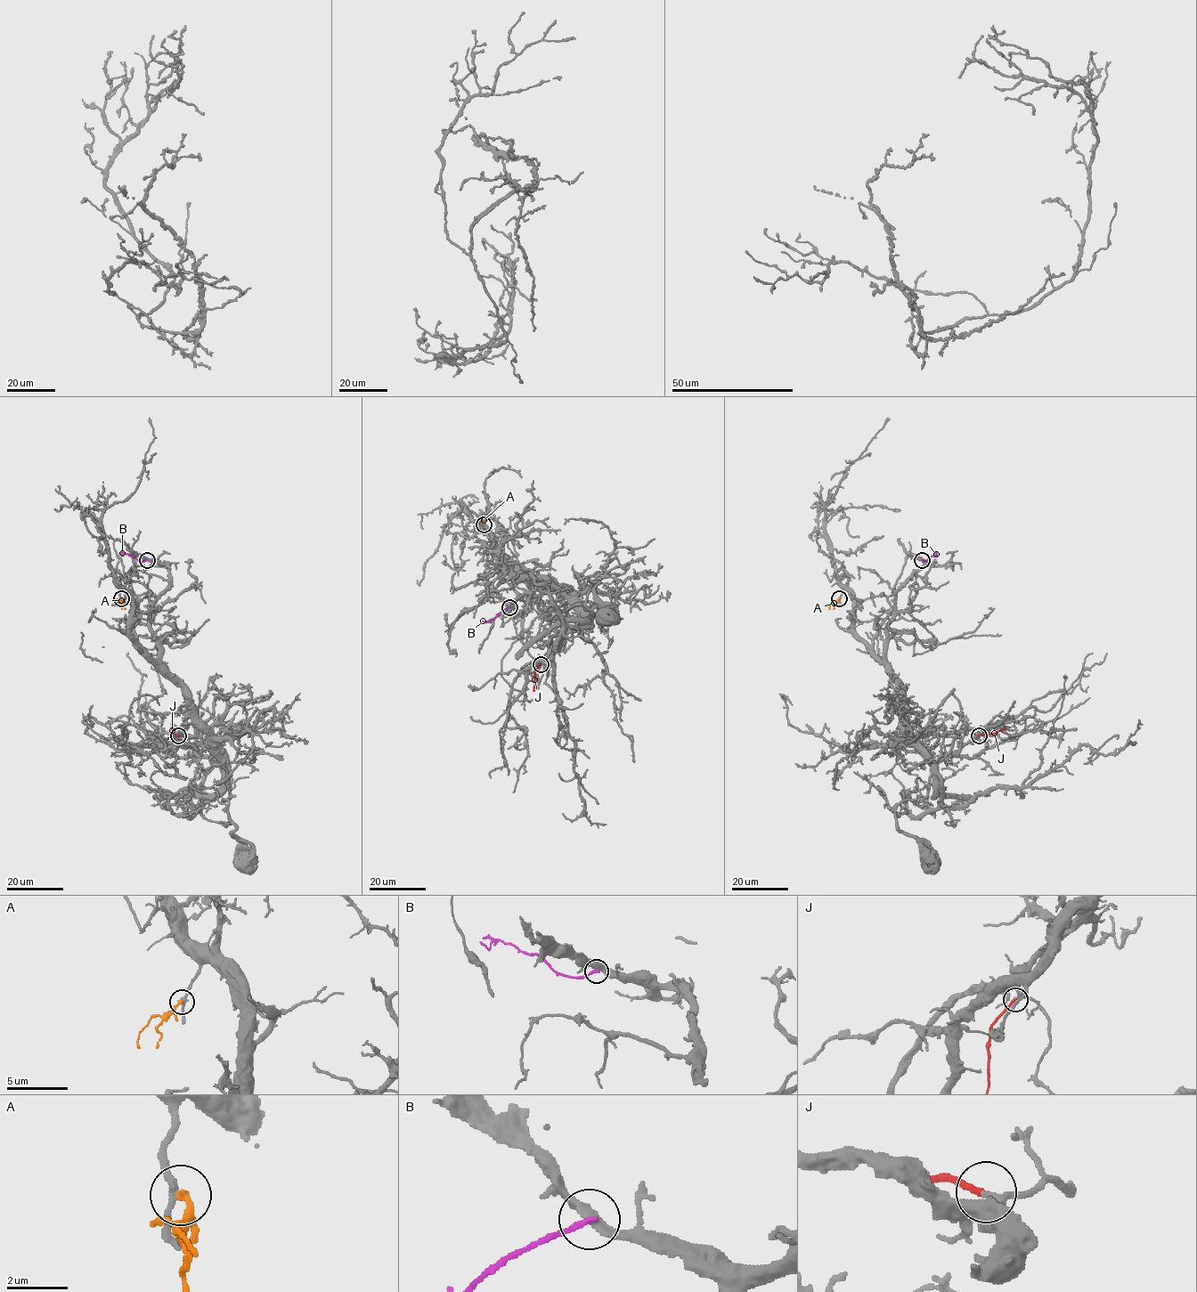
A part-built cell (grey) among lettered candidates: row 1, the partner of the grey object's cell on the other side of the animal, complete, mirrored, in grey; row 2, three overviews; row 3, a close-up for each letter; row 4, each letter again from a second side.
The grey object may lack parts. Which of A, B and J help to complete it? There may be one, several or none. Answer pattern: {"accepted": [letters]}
{"accepted": ["J"]}

